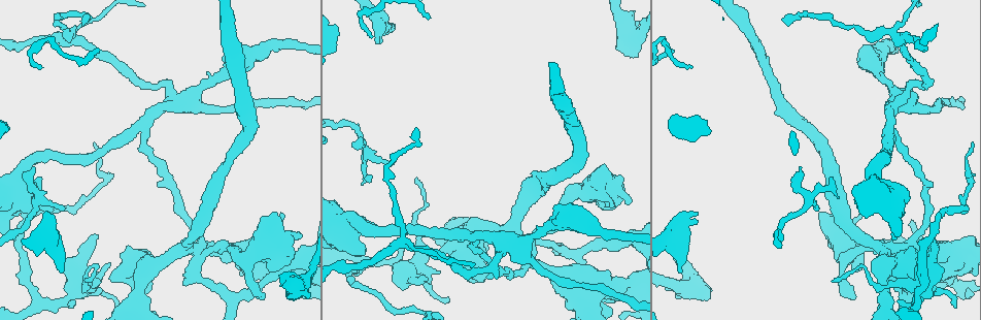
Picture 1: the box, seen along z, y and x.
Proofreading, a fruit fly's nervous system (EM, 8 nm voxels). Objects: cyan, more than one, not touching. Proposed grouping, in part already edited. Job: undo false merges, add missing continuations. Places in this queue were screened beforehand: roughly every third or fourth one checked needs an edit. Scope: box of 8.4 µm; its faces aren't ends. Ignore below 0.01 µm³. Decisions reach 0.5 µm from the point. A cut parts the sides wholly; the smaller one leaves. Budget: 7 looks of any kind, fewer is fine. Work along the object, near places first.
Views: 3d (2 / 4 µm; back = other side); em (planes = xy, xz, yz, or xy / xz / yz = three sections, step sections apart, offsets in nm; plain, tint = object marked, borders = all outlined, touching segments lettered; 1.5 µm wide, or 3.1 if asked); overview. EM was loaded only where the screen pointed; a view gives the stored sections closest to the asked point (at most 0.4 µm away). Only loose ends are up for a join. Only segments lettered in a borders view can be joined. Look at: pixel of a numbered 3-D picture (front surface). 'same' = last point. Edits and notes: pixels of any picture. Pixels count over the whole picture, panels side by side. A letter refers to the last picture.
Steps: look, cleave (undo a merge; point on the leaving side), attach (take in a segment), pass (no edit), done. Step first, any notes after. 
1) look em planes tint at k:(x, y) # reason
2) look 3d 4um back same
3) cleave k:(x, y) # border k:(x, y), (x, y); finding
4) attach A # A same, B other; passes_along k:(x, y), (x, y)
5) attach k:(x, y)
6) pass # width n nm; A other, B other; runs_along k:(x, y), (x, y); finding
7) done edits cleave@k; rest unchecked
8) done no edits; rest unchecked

look em planes borders at 1:(60, 270) # an open end

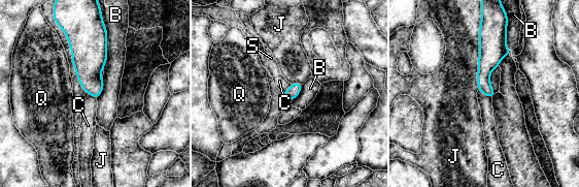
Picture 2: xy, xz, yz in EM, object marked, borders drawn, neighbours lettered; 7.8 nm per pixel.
pass # longest_contact J 550 nm; B other, C other, J other, Q other, S other; border 2:(478, 89), (491, 98); none of them fits

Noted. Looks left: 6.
look em planes tint at 1:(184, 248) # four or more arms meet

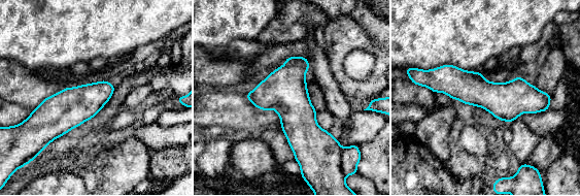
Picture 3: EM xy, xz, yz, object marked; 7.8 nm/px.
look em planes borders same

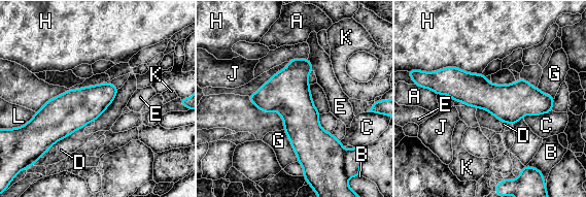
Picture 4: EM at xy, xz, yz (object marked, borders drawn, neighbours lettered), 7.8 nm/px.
pass # A other, B other, C other, D other, E other, G other, H other, J other, K other, L other; runs_along 4:(433, 84), (498, 100), (551, 100); continuous, no second neuron

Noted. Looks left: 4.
look em planes plain at 1:(205, 193) # an open end

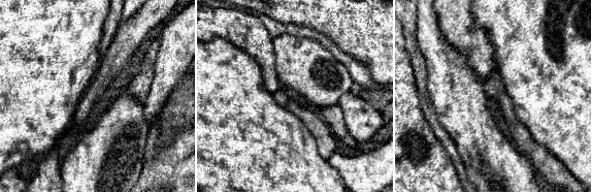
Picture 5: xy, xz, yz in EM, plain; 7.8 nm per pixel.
look em planes tint same # where the object lies

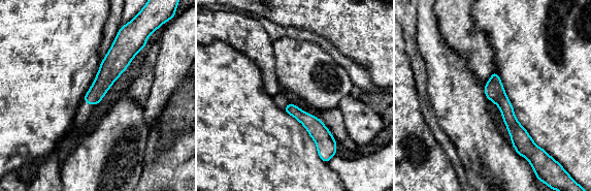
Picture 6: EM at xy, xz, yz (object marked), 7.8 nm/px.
look em planes borders same

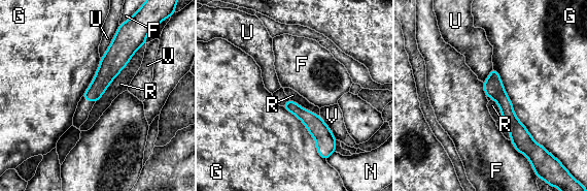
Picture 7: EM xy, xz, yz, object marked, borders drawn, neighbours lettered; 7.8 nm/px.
pass # F other, G other, N other, R other, U other, V other; runs_along 7:(129, 30), (126, 43), (88, 98); no lettered segment goes on from it

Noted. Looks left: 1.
done no edits; rest unchecked

